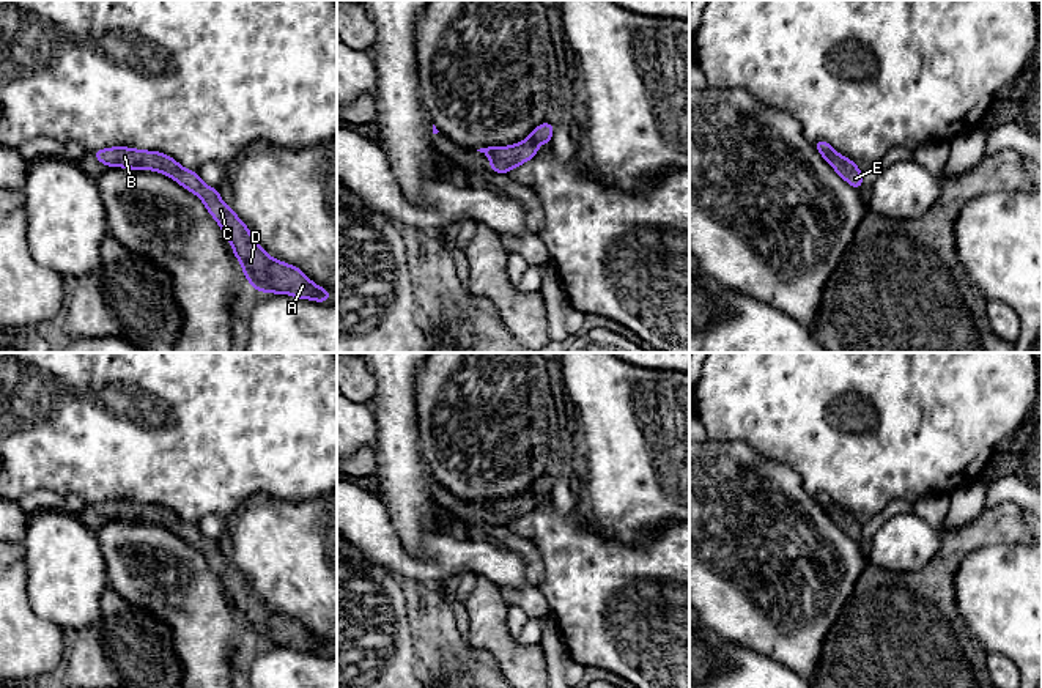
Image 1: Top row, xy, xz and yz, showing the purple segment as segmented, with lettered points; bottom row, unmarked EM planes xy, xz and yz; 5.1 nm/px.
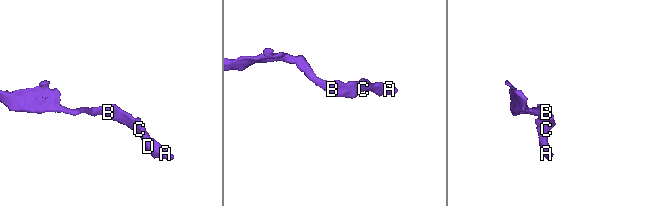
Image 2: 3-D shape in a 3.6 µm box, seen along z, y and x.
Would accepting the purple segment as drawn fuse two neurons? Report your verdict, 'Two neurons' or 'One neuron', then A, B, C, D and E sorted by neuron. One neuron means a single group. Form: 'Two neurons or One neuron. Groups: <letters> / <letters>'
One neuron. Groups: A B C D E

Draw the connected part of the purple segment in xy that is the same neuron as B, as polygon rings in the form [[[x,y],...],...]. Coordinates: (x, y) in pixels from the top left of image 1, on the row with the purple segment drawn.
[[[126,146],[104,148],[93,156],[107,167],[124,167],[132,170],[154,170],[179,183],[201,198],[208,213],[222,228],[233,253],[253,290],[263,293],[283,293],[301,299],[324,302],[332,294],[313,283],[299,268],[272,258],[255,241],[246,224],[227,206],[219,190],[205,184],[197,172],[179,165],[170,156],[159,151],[145,151]]]

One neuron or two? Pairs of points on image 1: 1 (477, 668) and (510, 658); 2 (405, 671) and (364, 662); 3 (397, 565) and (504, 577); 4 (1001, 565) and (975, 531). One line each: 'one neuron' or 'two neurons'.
1: two neurons
2: one neuron
3: one neuron
4: two neurons

